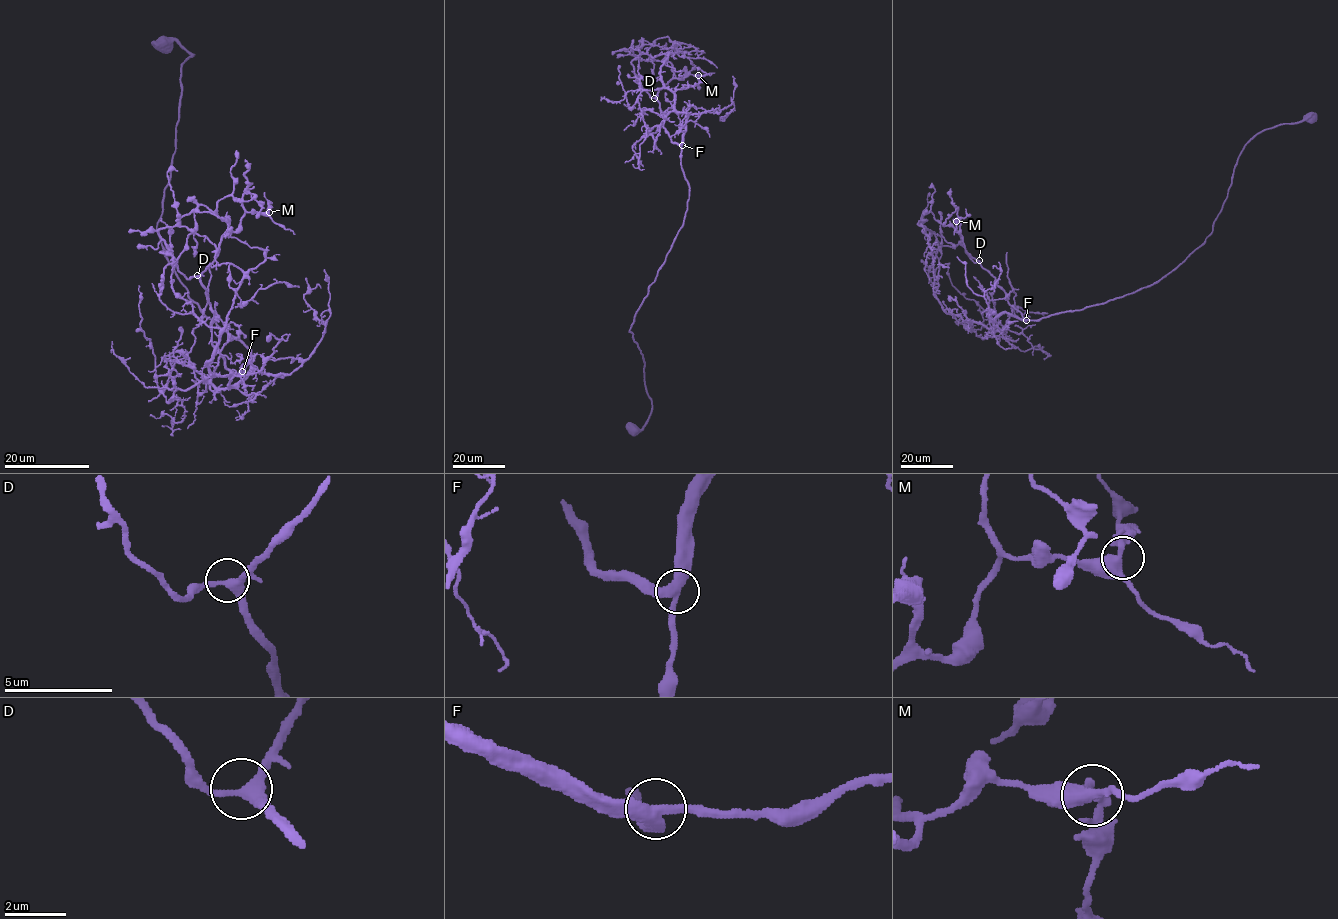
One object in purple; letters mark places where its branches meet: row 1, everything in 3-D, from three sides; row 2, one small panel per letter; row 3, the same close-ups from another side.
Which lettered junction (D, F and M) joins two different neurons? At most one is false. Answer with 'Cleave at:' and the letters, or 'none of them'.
Cleave at: none of them

